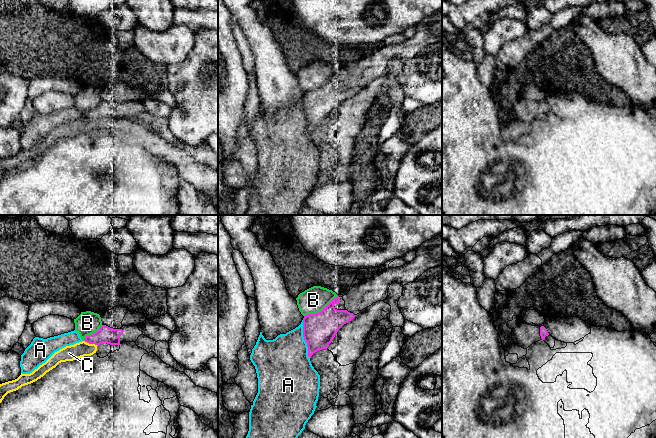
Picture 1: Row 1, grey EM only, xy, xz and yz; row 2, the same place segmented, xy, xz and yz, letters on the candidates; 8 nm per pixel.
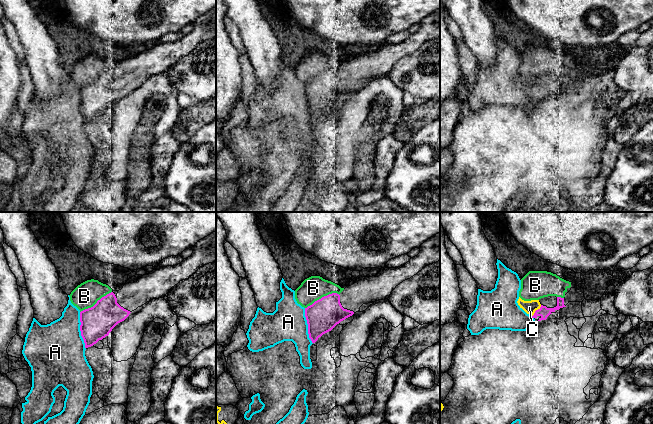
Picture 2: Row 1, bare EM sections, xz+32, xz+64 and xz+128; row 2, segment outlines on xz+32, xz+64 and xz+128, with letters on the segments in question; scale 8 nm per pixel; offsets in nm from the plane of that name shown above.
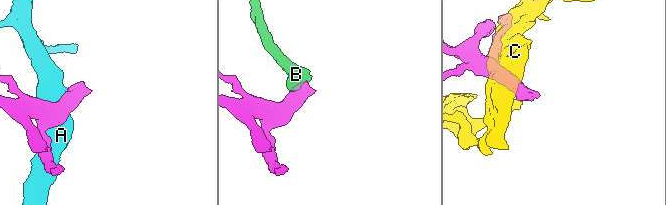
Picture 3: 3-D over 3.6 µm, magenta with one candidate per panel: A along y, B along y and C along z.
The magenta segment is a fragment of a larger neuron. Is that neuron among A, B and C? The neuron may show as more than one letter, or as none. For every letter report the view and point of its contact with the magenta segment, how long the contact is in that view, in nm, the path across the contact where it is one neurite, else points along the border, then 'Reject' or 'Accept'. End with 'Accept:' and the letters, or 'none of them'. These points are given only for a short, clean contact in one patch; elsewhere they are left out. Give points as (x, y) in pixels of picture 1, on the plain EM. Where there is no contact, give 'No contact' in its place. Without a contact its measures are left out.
A: Touches magenta at xz (304, 115). Shared border 320 nm. Reject
B: Touches magenta at xz (321, 87). Shared border 320 nm. Boundary: xz (337, 71), (320, 87), (308, 89), (304, 92). Reject
C: Touches magenta at xy (90, 119). Shared border 110 nm. Boundary: xy (84, 116), (96, 121). Reject
Accept: none of them

